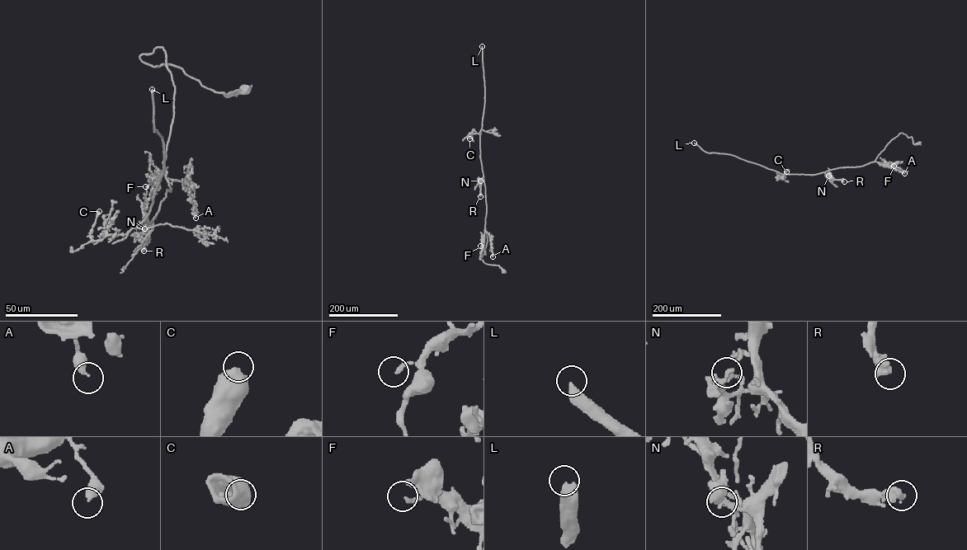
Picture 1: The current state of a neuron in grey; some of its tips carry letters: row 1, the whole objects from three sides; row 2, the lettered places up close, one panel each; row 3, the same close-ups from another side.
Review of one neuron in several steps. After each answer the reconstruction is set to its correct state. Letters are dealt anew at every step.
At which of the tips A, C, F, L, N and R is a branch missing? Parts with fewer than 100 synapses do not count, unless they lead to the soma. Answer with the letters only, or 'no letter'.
L

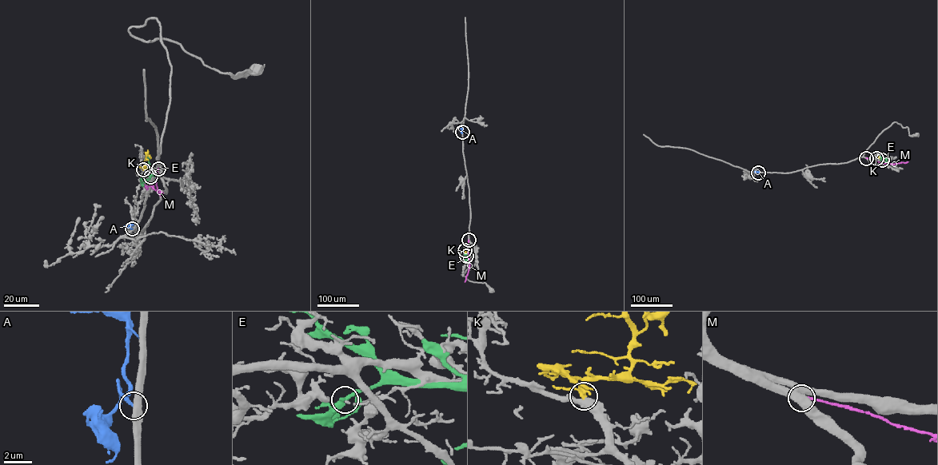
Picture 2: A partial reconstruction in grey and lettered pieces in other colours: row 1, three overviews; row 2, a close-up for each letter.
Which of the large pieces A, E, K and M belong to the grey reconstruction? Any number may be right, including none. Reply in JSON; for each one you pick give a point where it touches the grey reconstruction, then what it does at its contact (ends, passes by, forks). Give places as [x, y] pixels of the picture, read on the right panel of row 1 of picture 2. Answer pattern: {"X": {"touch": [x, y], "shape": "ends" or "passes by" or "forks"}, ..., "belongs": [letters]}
{"K": {"touch": [876, 158], "shape": "passes by"}, "belongs": ["K"]}

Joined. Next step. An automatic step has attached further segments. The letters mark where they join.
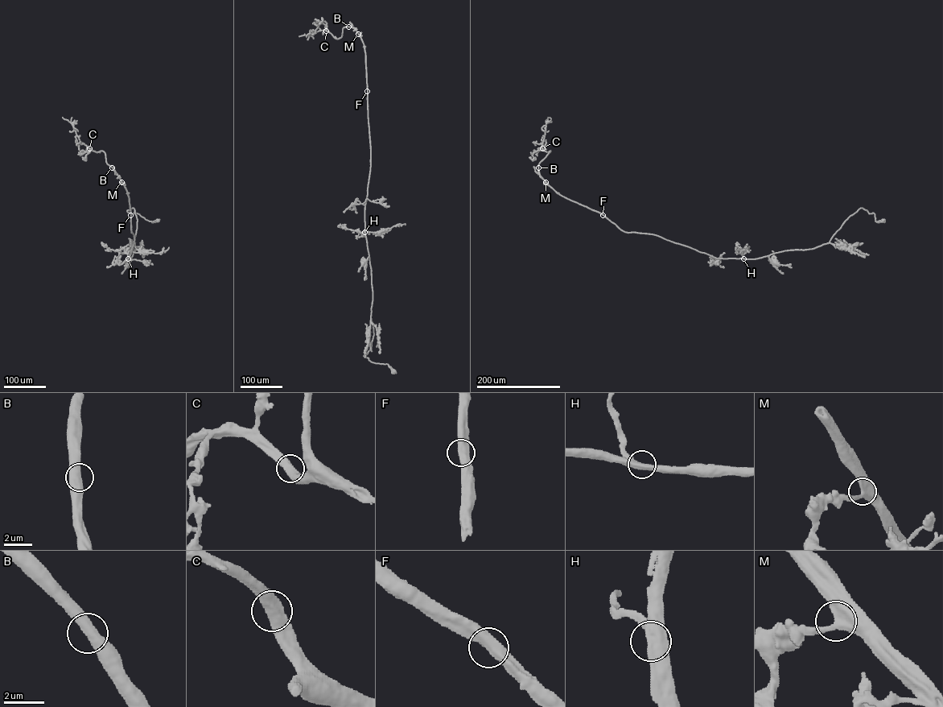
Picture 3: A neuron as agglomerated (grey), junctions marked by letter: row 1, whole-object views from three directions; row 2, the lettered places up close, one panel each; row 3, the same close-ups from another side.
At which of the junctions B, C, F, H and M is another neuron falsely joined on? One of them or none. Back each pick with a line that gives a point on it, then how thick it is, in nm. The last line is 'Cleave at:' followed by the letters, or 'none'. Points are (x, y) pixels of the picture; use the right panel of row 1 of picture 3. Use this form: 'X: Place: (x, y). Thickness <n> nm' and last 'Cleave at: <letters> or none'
Cleave at: none

